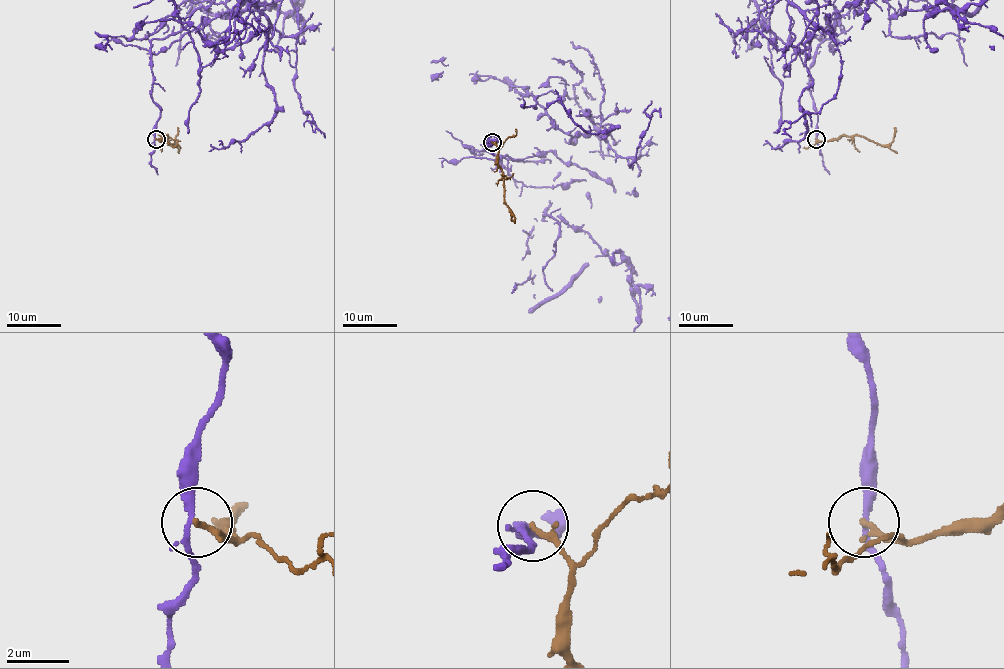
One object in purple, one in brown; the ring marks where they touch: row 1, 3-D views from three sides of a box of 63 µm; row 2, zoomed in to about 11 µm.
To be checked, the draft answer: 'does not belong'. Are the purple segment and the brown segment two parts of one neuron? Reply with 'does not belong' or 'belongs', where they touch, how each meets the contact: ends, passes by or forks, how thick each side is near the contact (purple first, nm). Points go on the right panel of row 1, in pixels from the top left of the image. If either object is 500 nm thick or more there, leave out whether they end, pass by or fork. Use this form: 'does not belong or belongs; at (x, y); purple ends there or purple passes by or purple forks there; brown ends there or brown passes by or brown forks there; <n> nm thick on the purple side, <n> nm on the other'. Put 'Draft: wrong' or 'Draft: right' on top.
Draft: right
does not belong; at (816, 139); purple passes by; brown ends there; 200 nm thick on the purple side, 200 nm on the other

